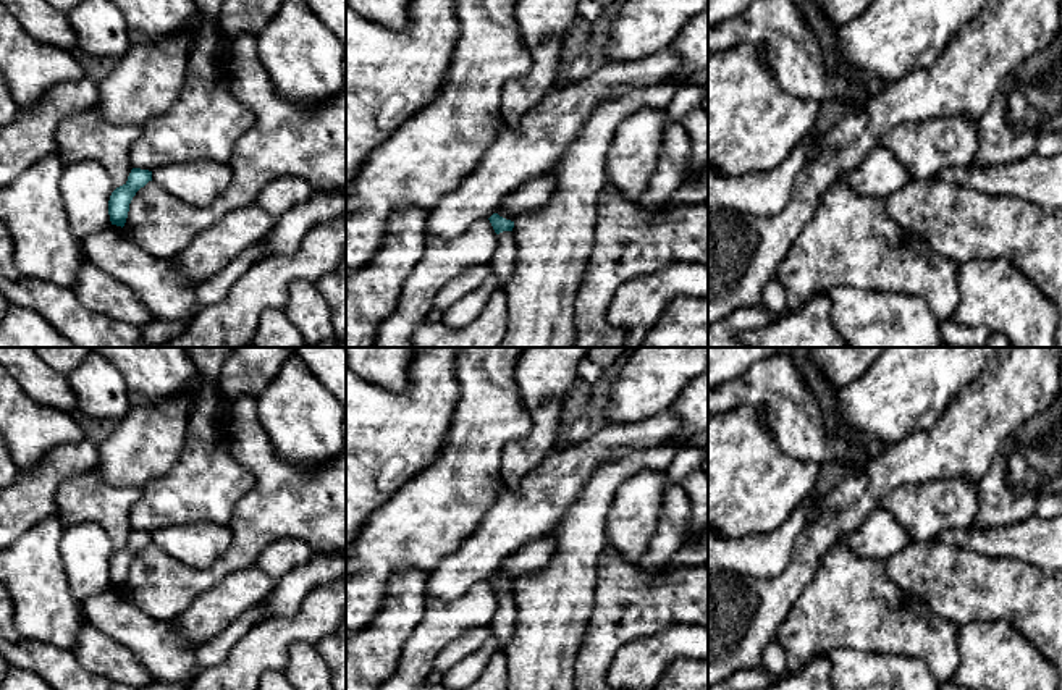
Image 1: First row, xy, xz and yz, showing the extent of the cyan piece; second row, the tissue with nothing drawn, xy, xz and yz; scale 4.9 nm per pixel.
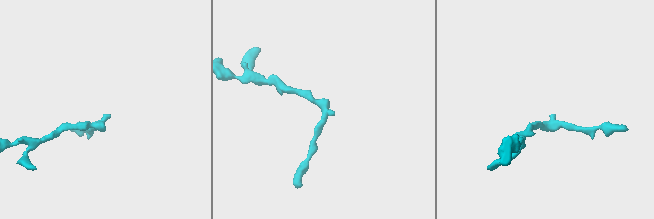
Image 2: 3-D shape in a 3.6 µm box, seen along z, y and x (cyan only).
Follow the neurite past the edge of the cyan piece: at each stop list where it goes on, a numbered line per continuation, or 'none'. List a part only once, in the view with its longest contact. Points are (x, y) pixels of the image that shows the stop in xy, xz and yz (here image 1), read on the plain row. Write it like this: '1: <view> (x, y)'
1: xz (503, 624)

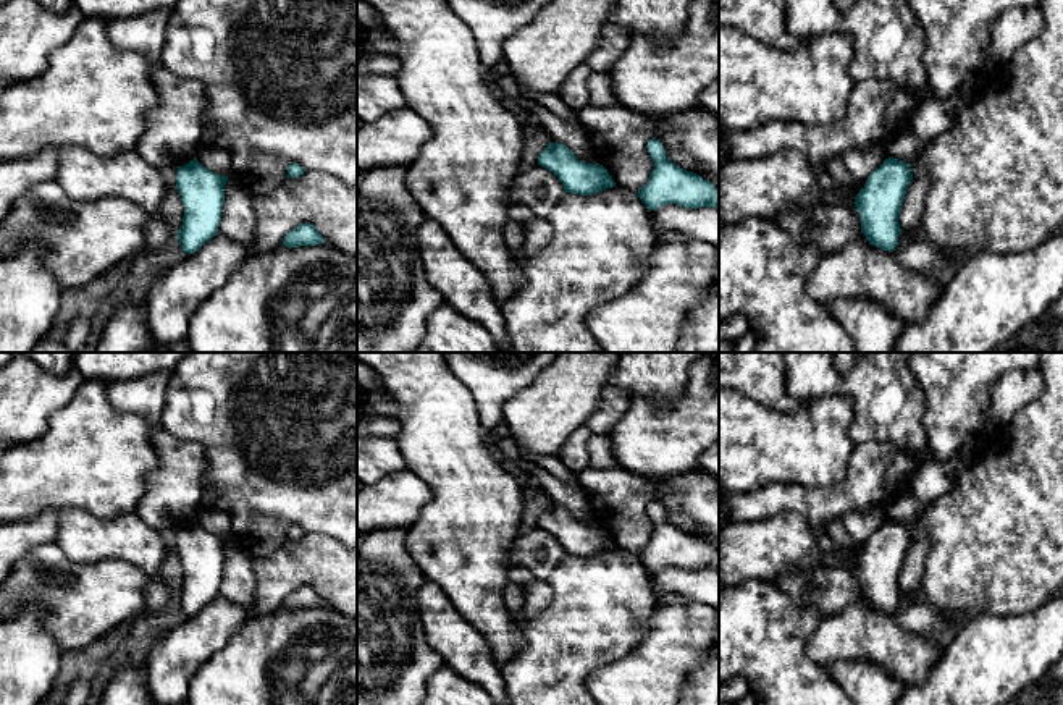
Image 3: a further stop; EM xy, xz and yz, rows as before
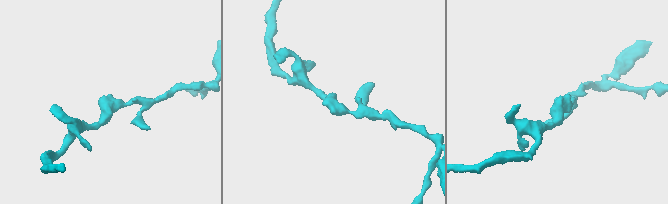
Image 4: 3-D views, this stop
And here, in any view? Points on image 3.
none

